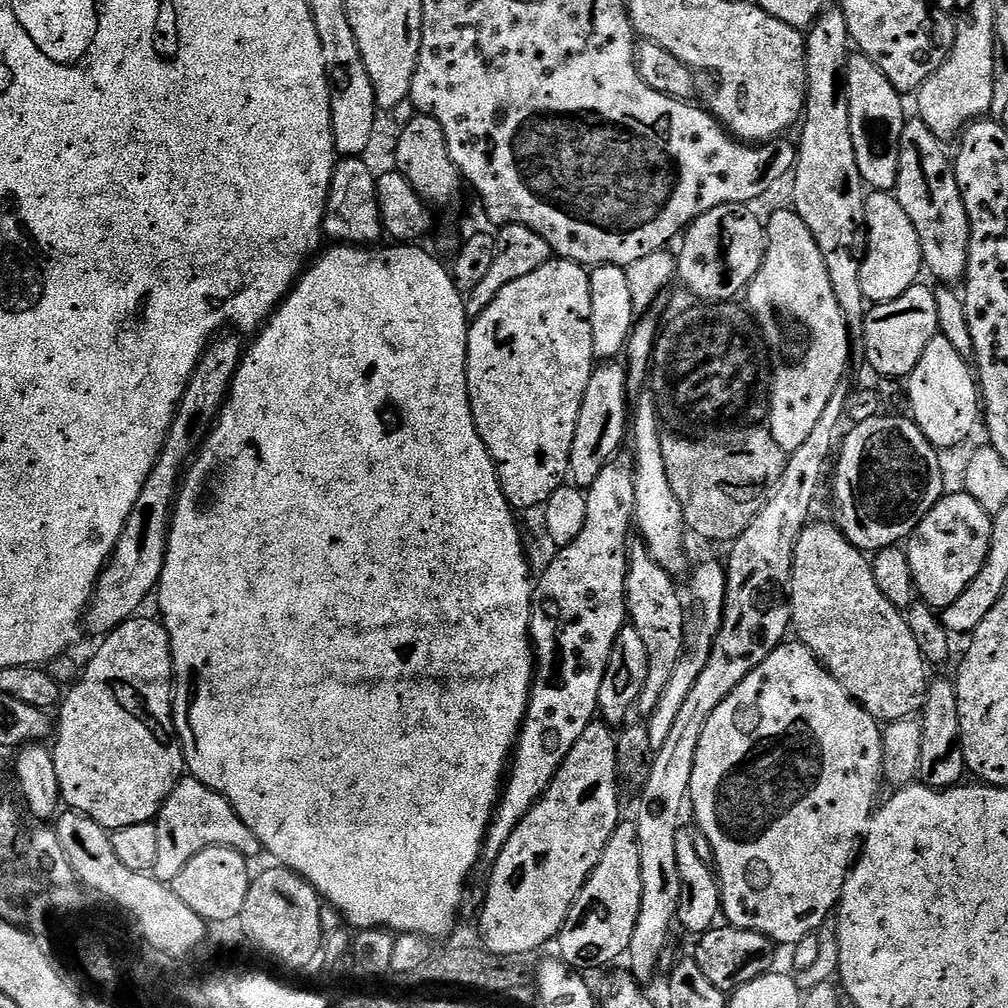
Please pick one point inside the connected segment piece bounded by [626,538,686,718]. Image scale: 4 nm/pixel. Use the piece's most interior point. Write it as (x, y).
(654, 608)

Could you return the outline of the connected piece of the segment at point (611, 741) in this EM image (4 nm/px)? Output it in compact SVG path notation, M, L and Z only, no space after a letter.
M607 723L588 724L586 730L582 730L582 738L574 742L574 750L566 754L550 786L522 822L518 822L498 858L491 861L492 874L484 892L484 905L480 908L480 936L484 939L483 947L494 955L524 958L527 952L536 952L543 944L551 940L553 943L559 937L572 903L590 878L594 866L598 866L598 858L602 858L606 842L610 842L610 834L614 834L622 822L622 793L616 785L616 741L617 733Z

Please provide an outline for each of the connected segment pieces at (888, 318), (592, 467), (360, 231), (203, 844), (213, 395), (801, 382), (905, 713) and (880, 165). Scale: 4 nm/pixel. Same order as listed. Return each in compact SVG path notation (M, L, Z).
M923 283L912 285L906 294L894 298L885 304L872 304L864 317L864 352L868 355L868 364L880 376L900 376L907 378L918 366L922 350L940 331L938 326L938 306L936 293L930 287L923 288Z
M604 362L593 367L586 394L582 398L568 463L571 483L577 488L588 489L594 478L602 474L604 467L613 463L615 456L612 455L619 450L620 443L626 440L630 428L628 373L623 363L616 363L620 362Z
M346 156L336 161L336 169L328 187L328 201L324 212L323 235L329 241L353 246L372 246L382 236L384 224L380 221L380 203L376 193L376 176L370 172L361 157Z
M181 778L174 786L171 794L164 799L154 823L158 830L158 862L154 862L151 874L166 885L172 885L174 878L186 870L186 862L190 862L194 854L202 854L202 850L207 848L222 844L249 858L255 858L262 852L258 834L254 834L254 830L238 818L227 798L191 778Z
M222 330L213 337L208 348L200 357L200 362L188 380L187 389L171 429L164 440L163 450L152 468L142 493L138 496L130 516L126 520L122 534L109 557L92 599L88 601L82 621L83 631L95 638L103 638L113 632L122 622L133 619L148 595L157 591L161 570L164 569L165 550L168 545L168 530L177 499L177 492L189 462L203 445L215 418L220 413L231 387L233 375L240 365L244 353L241 335L234 330Z
M791 207L780 208L772 217L767 217L766 239L768 241L768 249L764 251L764 261L758 270L758 274L754 274L754 278L746 289L746 297L748 296L746 307L762 337L763 343L770 353L772 401L769 399L766 404L766 427L772 433L774 442L778 442L778 446L782 446L784 453L790 454L794 450L798 450L798 446L802 446L802 442L806 442L806 438L810 438L810 430L814 430L814 425L818 423L818 417L822 415L822 410L826 410L826 402L830 402L830 394L834 394L834 390L845 379L844 371L848 368L848 343L850 343L850 337L848 323L842 314L838 298L834 298L834 286L830 286L830 274L826 270L826 262L822 258L822 250L818 250L818 242L814 242L814 234L810 234L810 230L806 230L806 222L802 222L802 218Z
M810 522L795 542L794 558L792 559L792 587L790 589L790 599L792 601L792 628L797 632L799 643L805 644L816 656L817 660L828 669L829 674L852 695L853 700L857 700L866 711L869 712L878 722L889 722L893 720L902 720L908 717L915 717L923 709L924 696L928 692L930 675L928 676L929 665L924 659L922 650L911 634L908 625L908 617L901 609L896 608L878 590L878 582L874 582L874 574L869 557L853 544L840 532L833 523L828 522Z
M863 54L848 58L844 89L850 106L850 134L854 142L854 154L865 185L873 191L893 191L898 178L902 131L908 121L901 92L896 89L874 64Z

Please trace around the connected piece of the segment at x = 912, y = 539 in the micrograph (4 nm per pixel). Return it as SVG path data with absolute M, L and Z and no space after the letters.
M966 491L943 495L933 503L932 508L906 541L912 582L916 585L916 595L921 601L932 609L943 610L950 606L950 602L954 602L954 598L958 598L958 594L962 594L962 590L966 590L966 586L970 586L970 582L974 582L990 550L992 522L993 517Z

